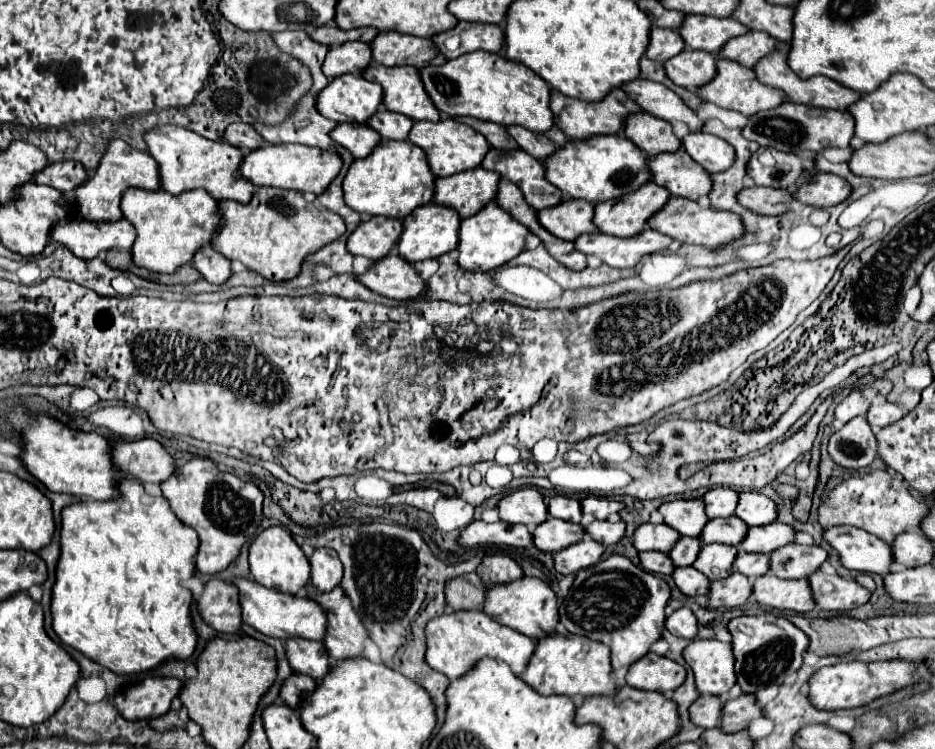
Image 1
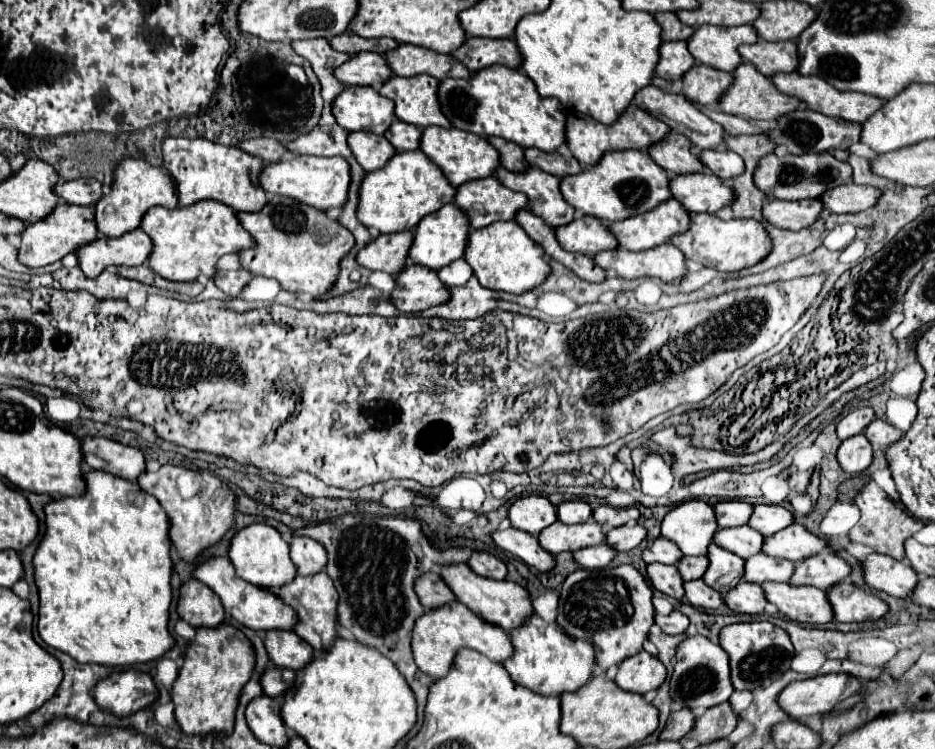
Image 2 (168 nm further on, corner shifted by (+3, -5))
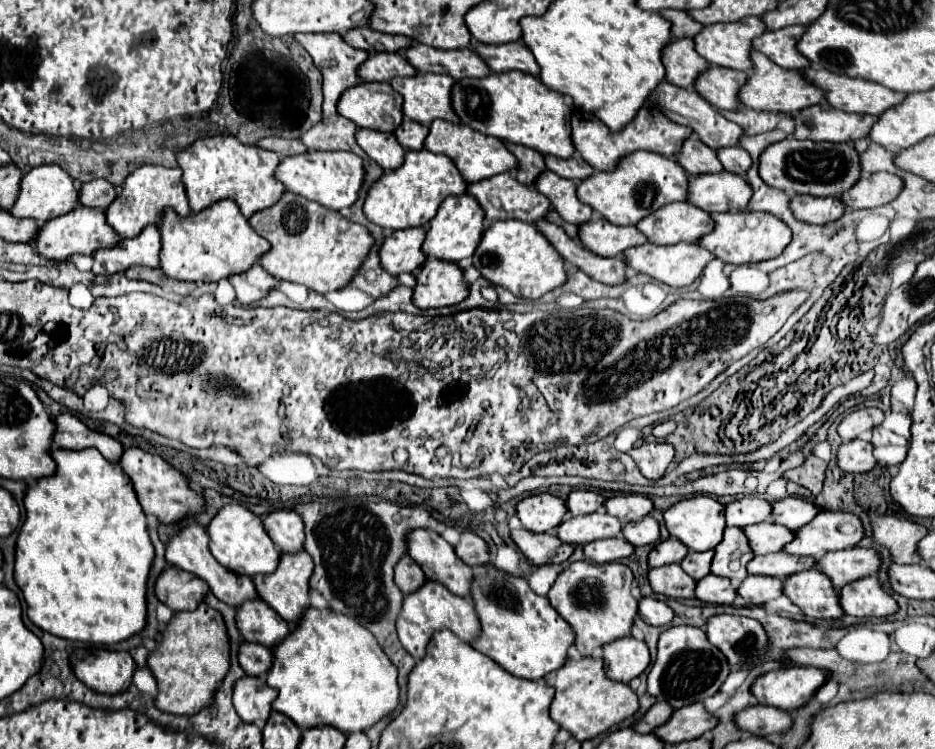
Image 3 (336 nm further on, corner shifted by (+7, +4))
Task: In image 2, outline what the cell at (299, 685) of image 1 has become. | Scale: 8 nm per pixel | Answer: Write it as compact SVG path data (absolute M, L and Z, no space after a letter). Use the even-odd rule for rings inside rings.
M269 667L261 679L263 693L269 697L283 697L289 687L295 683L295 671L287 671L281 667Z

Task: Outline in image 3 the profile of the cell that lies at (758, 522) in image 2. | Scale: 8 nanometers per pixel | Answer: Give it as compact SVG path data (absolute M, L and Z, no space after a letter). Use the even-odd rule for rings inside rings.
M787 496L779 502L773 502L773 522L781 524L789 530L799 530L799 526L809 524L817 514L821 512L821 508L805 498L797 498L797 496Z

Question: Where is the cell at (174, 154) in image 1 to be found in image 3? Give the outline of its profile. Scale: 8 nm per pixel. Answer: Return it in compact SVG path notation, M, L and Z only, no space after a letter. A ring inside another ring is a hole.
M213 136L197 140L193 146L179 152L177 160L183 170L183 182L193 212L201 212L215 202L229 198L241 208L241 214L245 218L251 218L255 212L279 202L281 194L285 192L285 186L275 178L275 168L281 162L279 154L241 144L233 136Z

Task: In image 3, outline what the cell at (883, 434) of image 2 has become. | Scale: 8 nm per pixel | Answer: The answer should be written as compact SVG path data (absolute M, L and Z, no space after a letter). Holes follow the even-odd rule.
M877 426L873 432L871 432L871 442L873 442L873 446L889 446L889 444L893 444L893 446L907 446L907 440L905 438L901 438L901 436L897 436L897 434L893 434L893 432L889 432L889 430L885 430L883 426Z

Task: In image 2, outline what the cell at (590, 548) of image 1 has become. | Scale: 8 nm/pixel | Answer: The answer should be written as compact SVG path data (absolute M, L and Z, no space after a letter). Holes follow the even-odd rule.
M593 545L593 547L585 547L573 553L575 561L579 563L579 567L583 569L603 569L611 563L611 559L615 557L615 549L611 549L609 545Z

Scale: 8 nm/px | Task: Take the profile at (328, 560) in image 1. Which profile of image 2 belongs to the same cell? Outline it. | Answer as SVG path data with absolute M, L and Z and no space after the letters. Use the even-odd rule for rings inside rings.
M293 537L291 561L297 565L299 575L317 575L325 569L327 563L325 547L309 537Z

